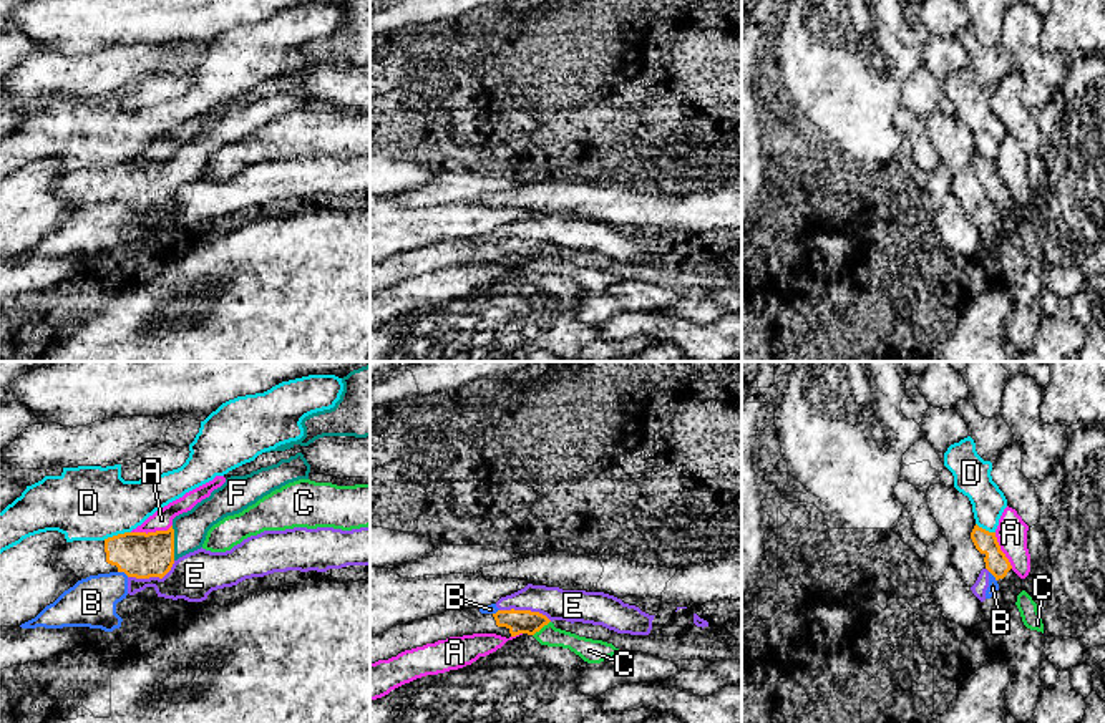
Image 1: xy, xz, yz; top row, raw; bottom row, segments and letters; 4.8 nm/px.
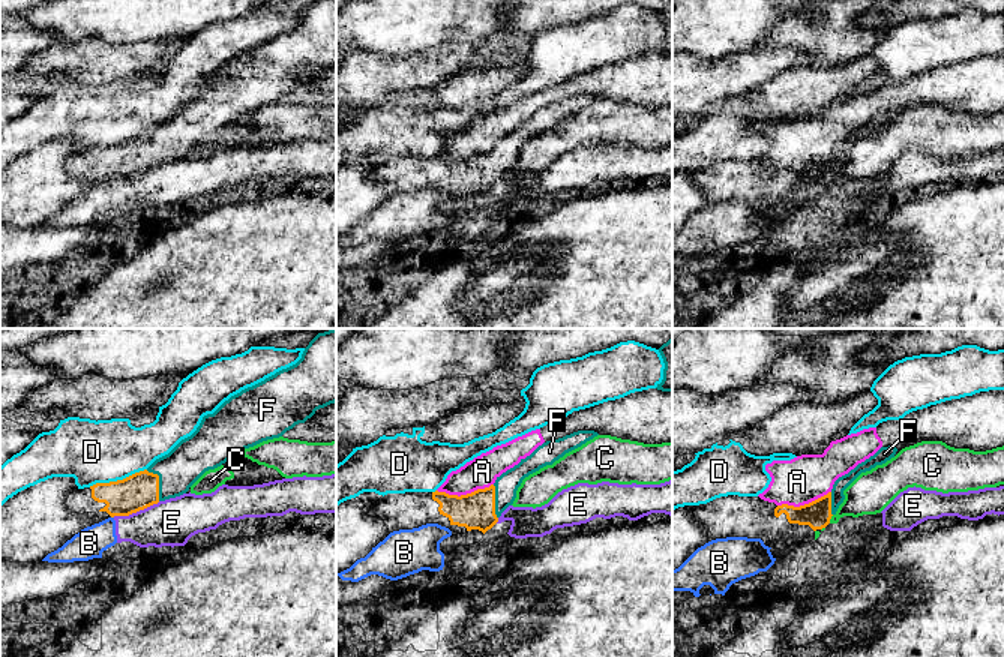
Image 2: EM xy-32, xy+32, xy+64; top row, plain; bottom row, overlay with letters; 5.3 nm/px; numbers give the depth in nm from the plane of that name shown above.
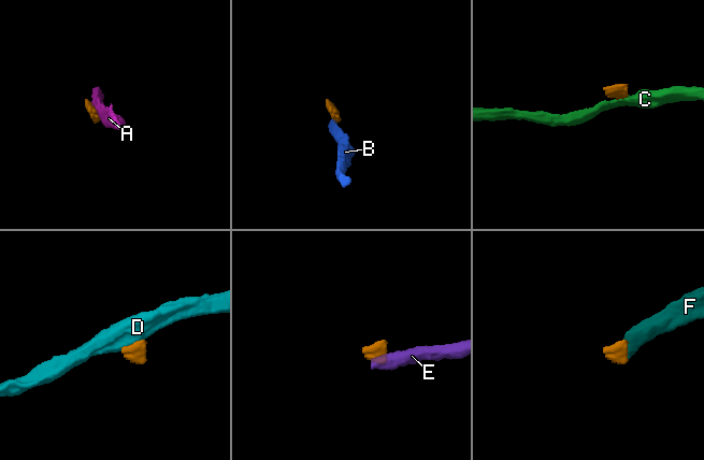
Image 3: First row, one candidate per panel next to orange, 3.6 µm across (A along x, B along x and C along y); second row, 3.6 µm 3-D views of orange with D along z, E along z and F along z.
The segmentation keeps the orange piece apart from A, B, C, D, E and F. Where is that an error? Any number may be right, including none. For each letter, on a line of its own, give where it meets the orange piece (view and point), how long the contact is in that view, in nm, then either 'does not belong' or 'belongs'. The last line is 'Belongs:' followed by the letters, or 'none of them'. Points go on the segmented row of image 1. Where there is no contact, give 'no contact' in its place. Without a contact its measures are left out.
A: xy (151, 533) | 200 nm | does not belong
B: xy (123, 571) | 60 nm | does not belong
C: xz (541, 627) | 120 nm | does not belong
D: xy (118, 534) | 140 nm | does not belong
E: xy (153, 576) | 240 nm | does not belong
F: xy (173, 543) | 170 nm | belongs
Belongs: F

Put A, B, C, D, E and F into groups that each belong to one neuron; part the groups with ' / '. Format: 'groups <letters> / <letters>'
groups A / B E / C / D / F

